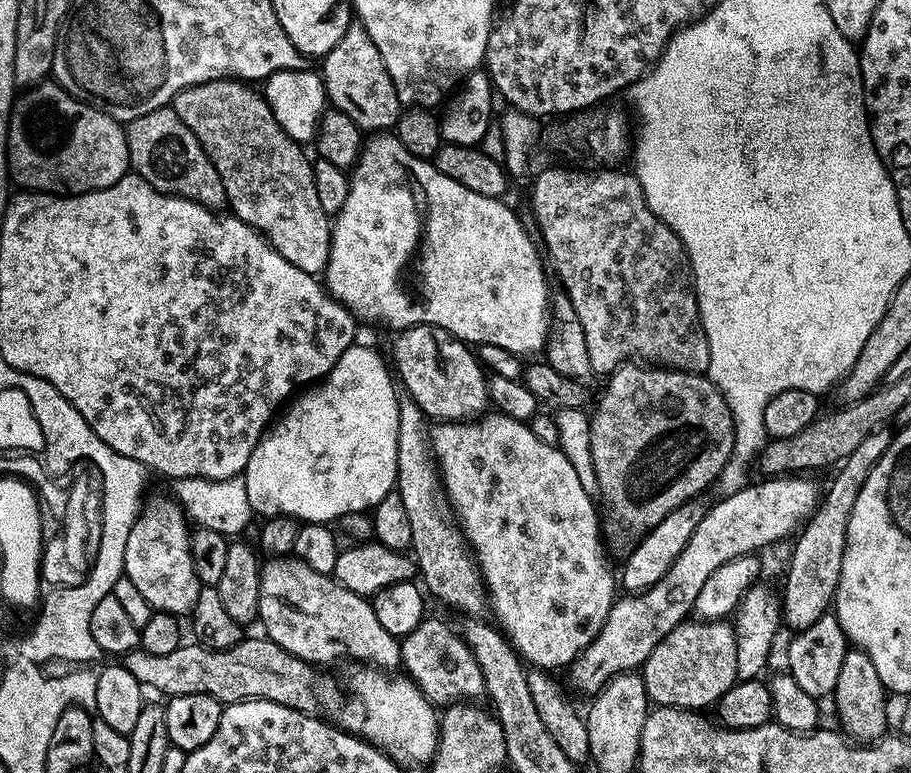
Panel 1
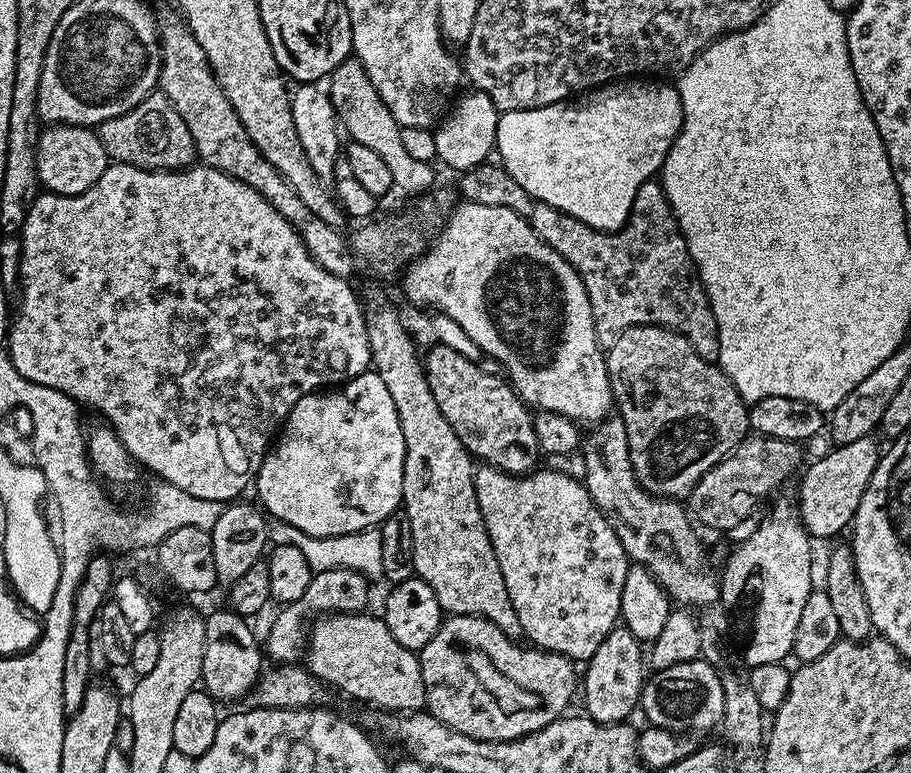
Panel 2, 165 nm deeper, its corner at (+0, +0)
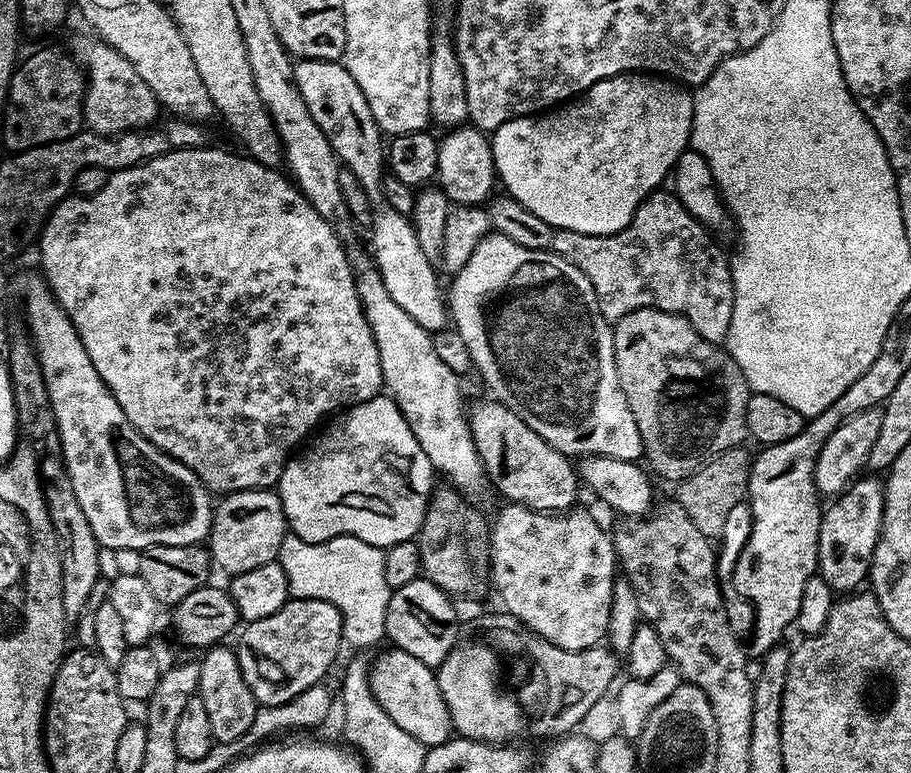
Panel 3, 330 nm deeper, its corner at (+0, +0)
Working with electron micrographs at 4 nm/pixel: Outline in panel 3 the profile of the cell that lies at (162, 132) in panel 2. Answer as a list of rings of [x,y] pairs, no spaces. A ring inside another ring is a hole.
[[[87,35],[78,37],[70,49],[71,55],[81,65],[92,64],[92,69],[86,72],[84,124],[103,136],[117,136],[119,132],[135,132],[155,125],[162,105],[154,90],[142,82],[138,70],[134,70],[132,63],[117,48],[110,47],[95,35]]]

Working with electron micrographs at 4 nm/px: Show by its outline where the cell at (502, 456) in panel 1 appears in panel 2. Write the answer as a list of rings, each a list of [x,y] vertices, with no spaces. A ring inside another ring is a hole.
[[[480,466],[474,475],[478,506],[524,636],[543,651],[567,656],[573,662],[587,662],[620,620],[622,582],[626,582],[630,561],[622,542],[618,542],[618,534],[614,534],[583,483],[564,473],[533,470],[523,476],[511,476],[491,466]]]

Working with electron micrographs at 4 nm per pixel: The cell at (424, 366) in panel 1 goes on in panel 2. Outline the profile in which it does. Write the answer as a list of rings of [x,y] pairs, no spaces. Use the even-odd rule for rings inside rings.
[[[433,343],[431,347],[428,357],[425,355],[422,360],[426,382],[430,382],[442,418],[454,426],[454,434],[458,434],[464,449],[477,461],[511,476],[533,471],[537,467],[536,459],[539,461],[542,456],[532,425],[533,413],[507,379],[503,375],[486,374],[477,361],[462,358],[450,346]]]

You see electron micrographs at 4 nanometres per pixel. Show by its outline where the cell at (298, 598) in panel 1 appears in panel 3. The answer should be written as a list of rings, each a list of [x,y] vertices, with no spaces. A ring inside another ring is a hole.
[[[395,646],[389,649],[389,652],[384,652],[371,661],[369,685],[378,704],[397,726],[402,726],[411,737],[424,744],[425,748],[433,748],[446,742],[453,735],[454,729],[450,710],[438,686],[434,669],[426,666],[426,662],[418,662],[414,654],[406,654],[406,650]]]

